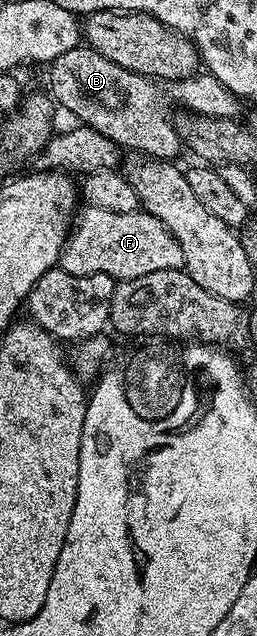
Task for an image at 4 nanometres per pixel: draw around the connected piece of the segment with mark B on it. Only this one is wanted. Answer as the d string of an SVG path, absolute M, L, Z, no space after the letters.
M78 46L67 50L67 54L59 54L50 64L47 65L49 72L49 88L47 92L58 105L61 104L73 116L78 116L80 123L86 128L99 130L111 142L115 142L118 148L137 152L133 154L144 154L146 157L155 160L172 161L177 151L182 151L183 145L175 125L174 117L169 114L173 104L178 104L179 109L196 112L199 116L215 116L218 118L233 118L238 114L237 104L239 97L231 90L227 90L214 76L198 74L186 80L170 80L168 83L158 82L152 76L140 76L115 62L111 58L103 58L93 48Z

